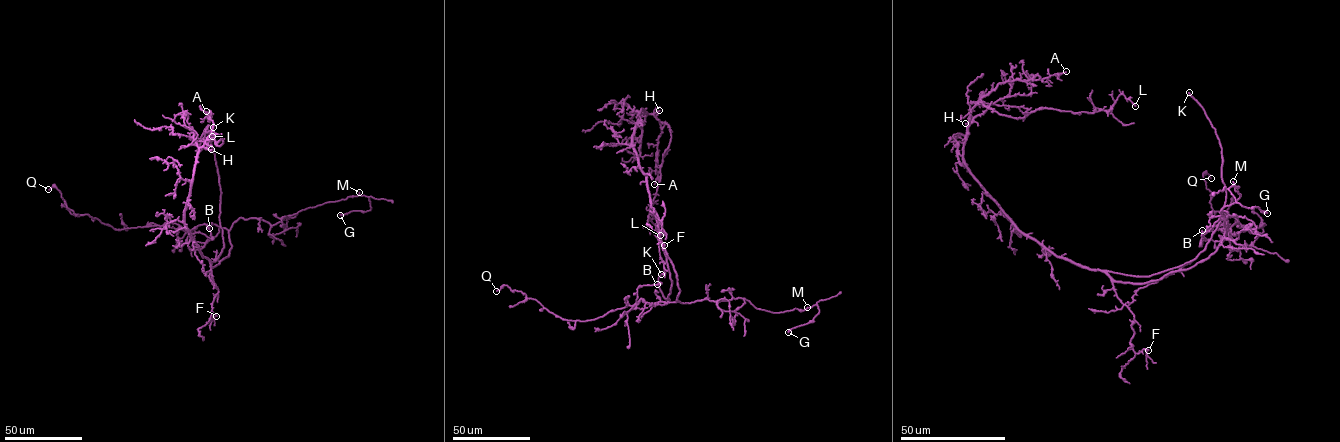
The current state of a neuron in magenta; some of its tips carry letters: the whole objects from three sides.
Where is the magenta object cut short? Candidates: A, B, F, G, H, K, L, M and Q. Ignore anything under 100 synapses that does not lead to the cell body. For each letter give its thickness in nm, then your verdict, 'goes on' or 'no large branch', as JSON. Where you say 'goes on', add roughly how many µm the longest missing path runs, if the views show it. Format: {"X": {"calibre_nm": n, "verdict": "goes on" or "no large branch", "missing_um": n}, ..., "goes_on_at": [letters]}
{"A": {"calibre_nm": 200, "verdict": "no large branch"}, "B": {"calibre_nm": 200, "verdict": "no large branch"}, "F": {"calibre_nm": 120, "verdict": "no large branch"}, "G": {"calibre_nm": 170, "verdict": "no large branch"}, "H": {"calibre_nm": 170, "verdict": "no large branch"}, "K": {"calibre_nm": 320, "verdict": "goes on", "missing_um": 15}, "L": {"calibre_nm": 190, "verdict": "no large branch"}, "M": {"calibre_nm": 110, "verdict": "no large branch"}, "Q": {"calibre_nm": 130, "verdict": "no large branch"}, "goes_on_at": ["K"]}

